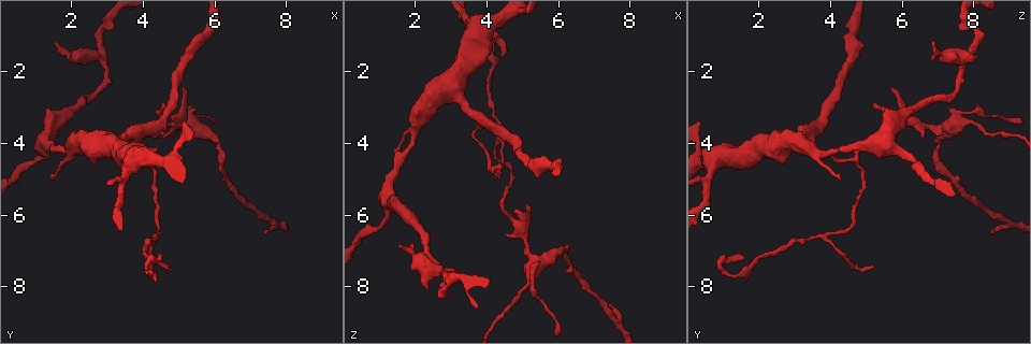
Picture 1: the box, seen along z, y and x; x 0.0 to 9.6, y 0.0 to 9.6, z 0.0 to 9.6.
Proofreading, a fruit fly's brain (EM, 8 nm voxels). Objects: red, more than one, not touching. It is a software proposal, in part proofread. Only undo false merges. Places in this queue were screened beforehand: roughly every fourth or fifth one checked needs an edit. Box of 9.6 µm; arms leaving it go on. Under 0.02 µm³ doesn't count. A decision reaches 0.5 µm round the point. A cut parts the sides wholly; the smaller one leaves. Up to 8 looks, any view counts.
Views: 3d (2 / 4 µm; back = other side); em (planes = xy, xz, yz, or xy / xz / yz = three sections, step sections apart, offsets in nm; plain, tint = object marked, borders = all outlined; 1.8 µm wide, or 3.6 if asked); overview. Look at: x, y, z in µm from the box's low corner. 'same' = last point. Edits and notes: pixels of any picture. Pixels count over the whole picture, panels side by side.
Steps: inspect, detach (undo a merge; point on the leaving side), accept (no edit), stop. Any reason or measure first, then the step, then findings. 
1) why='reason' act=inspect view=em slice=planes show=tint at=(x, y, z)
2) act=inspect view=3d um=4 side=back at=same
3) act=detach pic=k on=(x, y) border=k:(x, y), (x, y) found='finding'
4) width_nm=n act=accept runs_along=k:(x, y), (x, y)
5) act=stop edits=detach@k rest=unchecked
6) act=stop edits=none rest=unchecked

act=inspect view=em slice=yz step=4 show=tint at=(4.95, 3.40, 6.35)

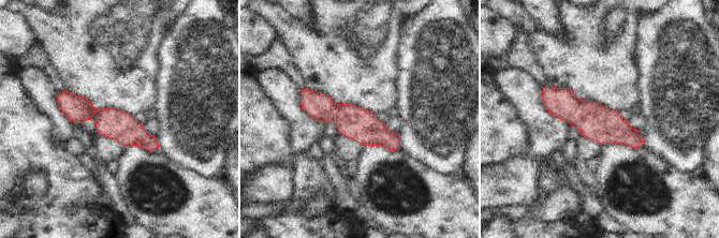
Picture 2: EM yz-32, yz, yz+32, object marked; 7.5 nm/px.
act=inspect view=em slice=planes show=tint at=same

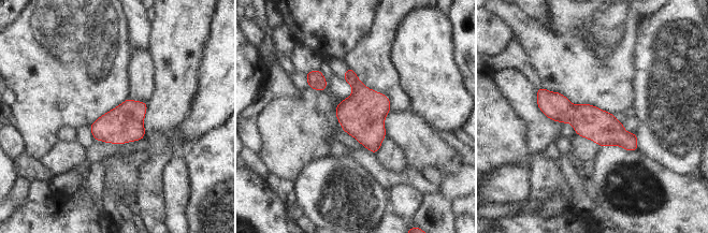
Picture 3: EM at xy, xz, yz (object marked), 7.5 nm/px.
width_nm=240 act=accept runs_along=3:(539, 92), (557, 107), (635, 145) found='one neuron here'

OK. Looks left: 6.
why='branch point' act=inspect view=3d um=4 at=(3.65, 4.65, 0.75)

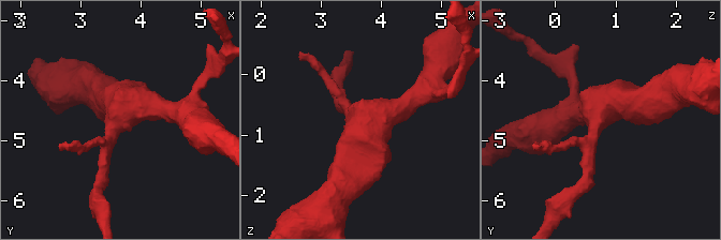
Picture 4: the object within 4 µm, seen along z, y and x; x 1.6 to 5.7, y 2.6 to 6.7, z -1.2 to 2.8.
arms=3 arm_widths_nm=220,360,600 why='now the EM' act=inspect view=em um=3.6 slice=planes show=tint at=(3.60, 4.65, 0.70)

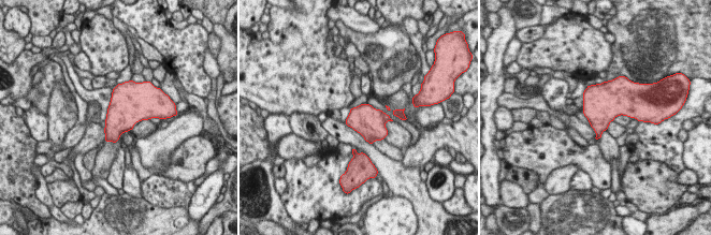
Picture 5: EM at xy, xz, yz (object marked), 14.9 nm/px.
act=accept found='continuous, no second neuron'

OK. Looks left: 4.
why='thin arm on a thick one' act=inspect view=3d um=2 at=(3.85, 3.80, 3.30)

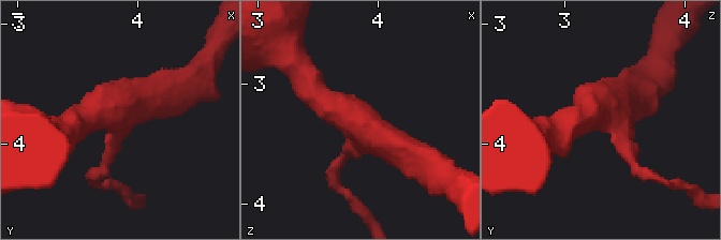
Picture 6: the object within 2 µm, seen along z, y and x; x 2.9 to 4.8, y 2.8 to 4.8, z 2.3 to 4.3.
act=inspect view=em slice=planes show=tint at=(3.84, 3.78, 3.32)

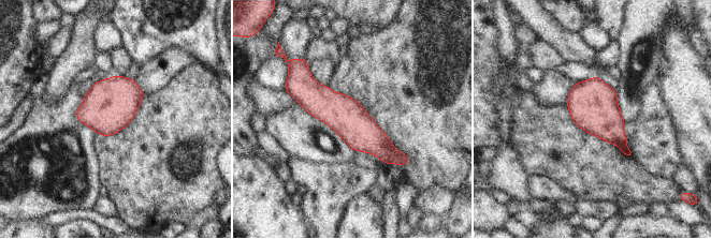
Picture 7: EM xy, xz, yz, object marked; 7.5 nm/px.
width_nm=280 act=detach pic=7 on=(623, 148) border=7:(624, 144), (617, 145) found='two neurons meet here'

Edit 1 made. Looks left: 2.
act=stop edits=detach@7 rest=unchecked

